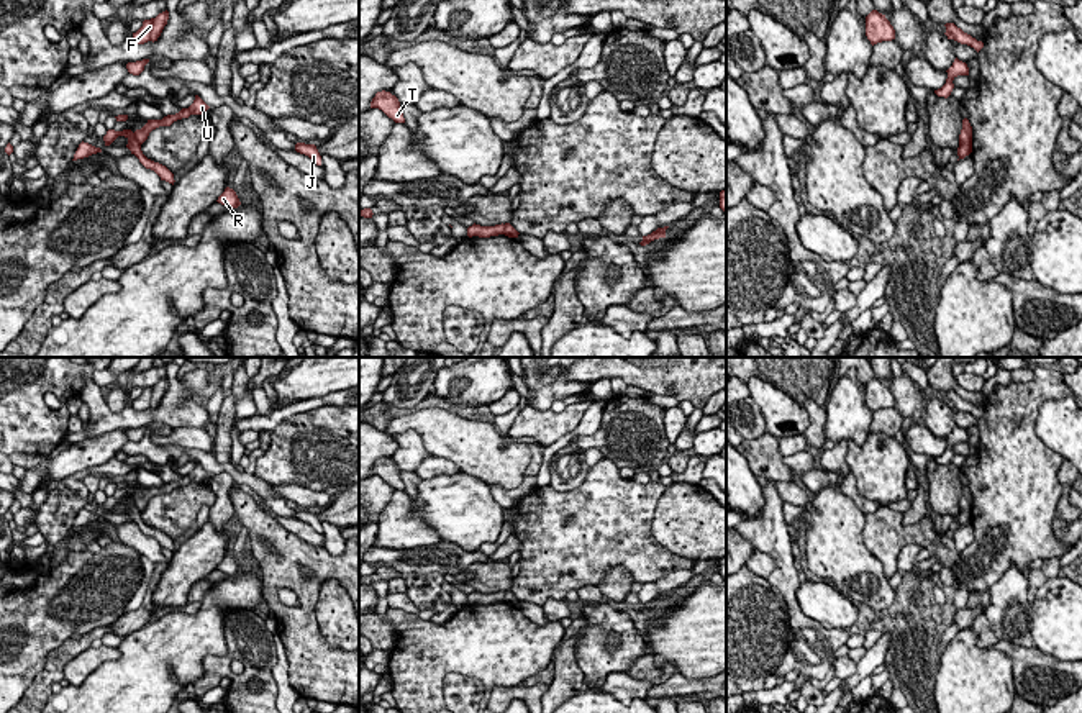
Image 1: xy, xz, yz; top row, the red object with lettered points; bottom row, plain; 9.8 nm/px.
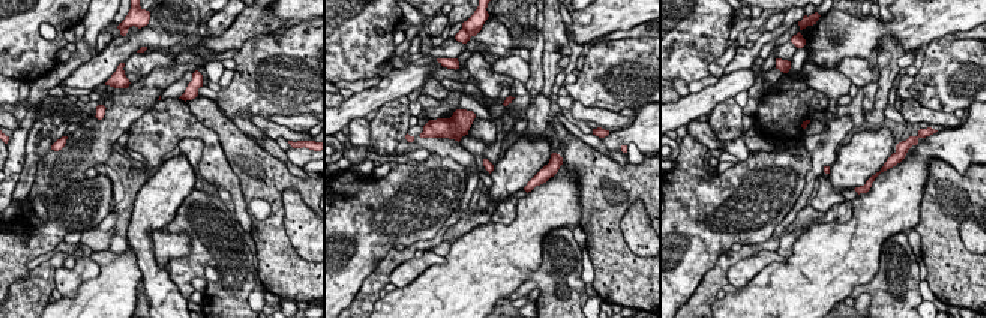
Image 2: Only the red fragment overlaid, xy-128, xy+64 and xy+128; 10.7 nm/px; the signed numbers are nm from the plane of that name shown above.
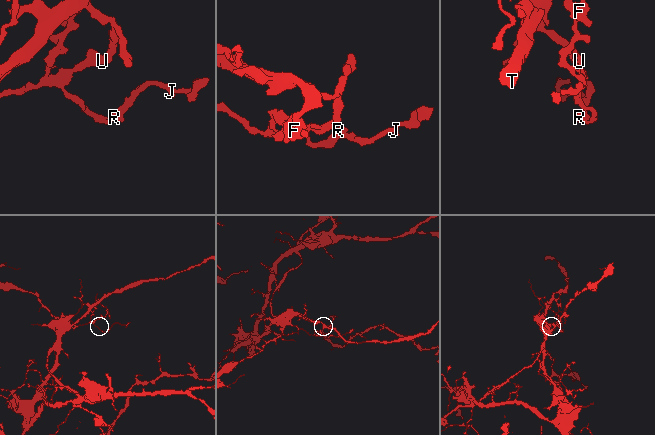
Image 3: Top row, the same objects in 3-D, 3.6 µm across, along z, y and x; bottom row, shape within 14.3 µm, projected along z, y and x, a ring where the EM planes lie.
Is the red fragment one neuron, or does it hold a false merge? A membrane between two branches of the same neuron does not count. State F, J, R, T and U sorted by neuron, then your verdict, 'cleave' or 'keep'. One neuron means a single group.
F T U / J R; cleave

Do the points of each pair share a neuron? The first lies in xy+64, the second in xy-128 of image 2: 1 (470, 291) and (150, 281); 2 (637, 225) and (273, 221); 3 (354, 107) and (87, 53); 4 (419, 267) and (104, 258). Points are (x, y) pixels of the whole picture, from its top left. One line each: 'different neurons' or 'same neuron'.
1: different neurons
2: different neurons
3: different neurons
4: different neurons

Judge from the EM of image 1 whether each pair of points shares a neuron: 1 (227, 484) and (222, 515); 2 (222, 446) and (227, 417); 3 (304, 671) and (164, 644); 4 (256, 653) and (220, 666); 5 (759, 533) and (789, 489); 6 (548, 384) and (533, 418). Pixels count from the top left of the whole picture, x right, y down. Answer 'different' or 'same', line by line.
1: same
2: same
3: different
4: same
5: different
6: different

